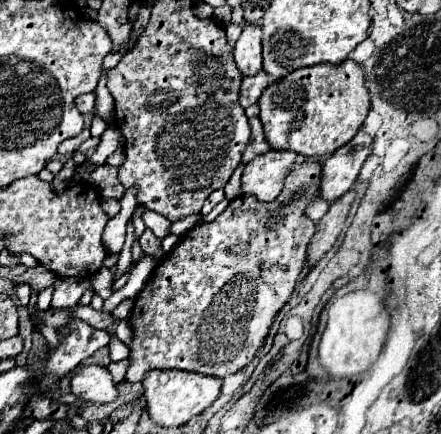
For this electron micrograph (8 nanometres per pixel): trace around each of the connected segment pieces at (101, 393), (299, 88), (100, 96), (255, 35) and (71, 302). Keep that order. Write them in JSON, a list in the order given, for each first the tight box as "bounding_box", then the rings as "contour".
[{"bounding_box":[70,366,118,404],"contour":[[[84,366],[72,376],[70,388],[74,396],[86,402],[106,404],[118,398],[118,390],[112,380],[112,374],[104,366]]]},{"bounding_box":[258,58,370,158],"contour":[[[348,58],[340,64],[290,72],[264,90],[258,106],[266,140],[274,150],[294,150],[306,158],[320,158],[344,146],[358,132],[370,110],[370,96],[362,66]]]},{"bounding_box":[96,74,114,122],"contour":[[[106,74],[100,76],[100,82],[96,86],[96,116],[100,116],[104,122],[112,122],[114,118],[114,102],[106,88]]]},{"bounding_box":[234,22,262,76],"contour":[[[246,22],[242,28],[242,34],[234,46],[234,62],[242,70],[244,76],[256,74],[256,70],[262,70],[260,38],[262,38],[260,26]]]},{"bounding_box":[52,278,90,310],"contour":[[[56,278],[54,282],[54,298],[52,298],[52,310],[72,310],[86,288],[90,288],[90,280],[78,280],[78,278]]]}]

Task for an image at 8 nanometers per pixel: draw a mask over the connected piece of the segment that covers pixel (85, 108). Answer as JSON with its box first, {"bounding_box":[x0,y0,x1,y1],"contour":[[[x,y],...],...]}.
{"bounding_box":[76,94,94,114],"contour":[[[84,94],[84,96],[78,96],[76,98],[76,106],[82,114],[88,114],[88,112],[94,112],[94,94]]]}

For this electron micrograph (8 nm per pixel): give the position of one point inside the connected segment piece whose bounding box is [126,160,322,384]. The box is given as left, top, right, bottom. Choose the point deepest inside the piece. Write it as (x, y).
(268, 240)

